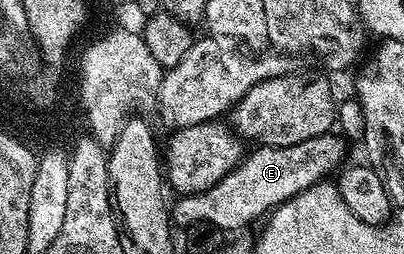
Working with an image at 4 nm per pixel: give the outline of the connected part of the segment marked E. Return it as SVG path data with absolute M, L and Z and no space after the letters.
M335 131L305 139L305 143L293 143L289 147L264 145L252 148L252 153L250 150L239 166L221 179L221 183L200 193L180 196L179 202L173 205L174 224L182 227L215 225L224 231L243 229L258 217L266 218L301 191L320 184L326 178L323 177L326 173L334 174L344 164L342 161L347 148L348 142Z

